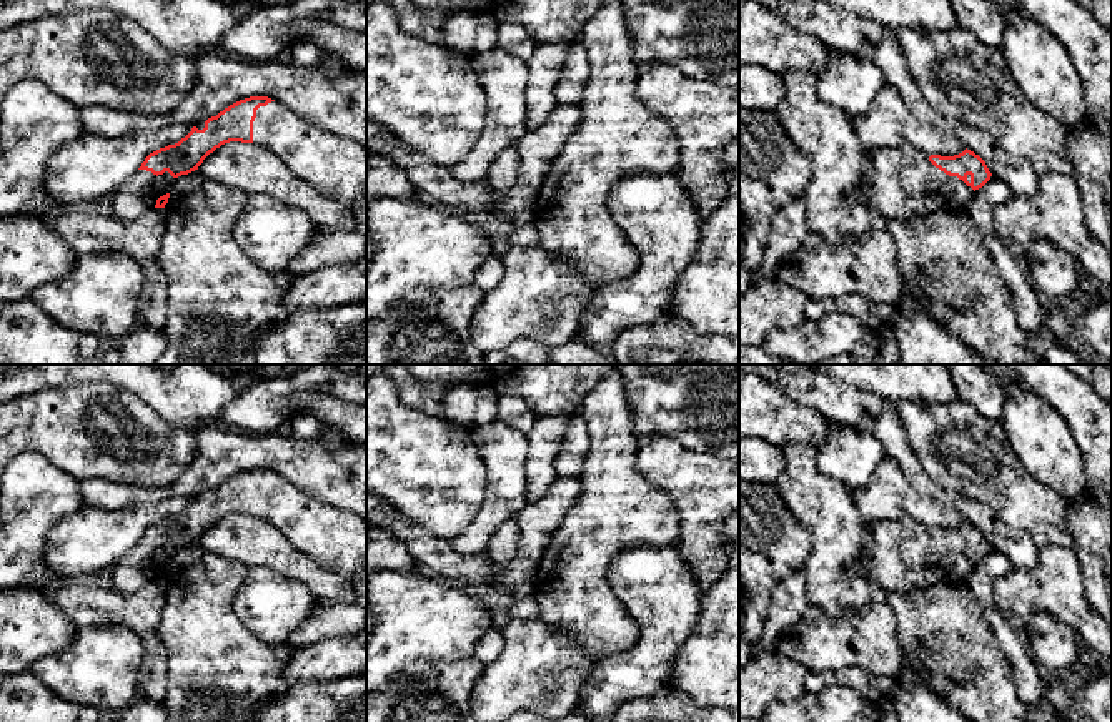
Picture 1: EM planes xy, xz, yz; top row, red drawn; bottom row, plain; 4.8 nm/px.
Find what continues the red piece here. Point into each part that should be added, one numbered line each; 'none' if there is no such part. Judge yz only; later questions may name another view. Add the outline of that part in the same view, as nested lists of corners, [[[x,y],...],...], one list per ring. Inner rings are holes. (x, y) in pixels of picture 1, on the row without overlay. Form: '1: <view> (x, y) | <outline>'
1: yz (903, 556) | [[[867,521],[867,531],[869,547],[852,567],[864,569],[886,591],[914,594],[937,584],[966,584],[975,566],[957,549],[936,541],[927,527],[914,521]]]

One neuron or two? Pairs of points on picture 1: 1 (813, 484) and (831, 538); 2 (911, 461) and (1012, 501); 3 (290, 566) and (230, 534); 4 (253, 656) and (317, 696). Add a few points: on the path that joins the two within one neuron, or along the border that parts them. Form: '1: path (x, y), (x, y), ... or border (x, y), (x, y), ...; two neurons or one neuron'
1: path (814, 498), (828, 511), (831, 524); one neuron
2: border (906, 428), (921, 468), (949, 491); two neurons
3: path (275, 553), (245, 539); one neuron
4: border (290, 687), (273, 697), (265, 697), (258, 704); two neurons

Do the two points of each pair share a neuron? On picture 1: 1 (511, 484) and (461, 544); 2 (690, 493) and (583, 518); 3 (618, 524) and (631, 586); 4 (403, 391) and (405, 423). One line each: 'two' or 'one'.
1: one
2: two
3: two
4: two

